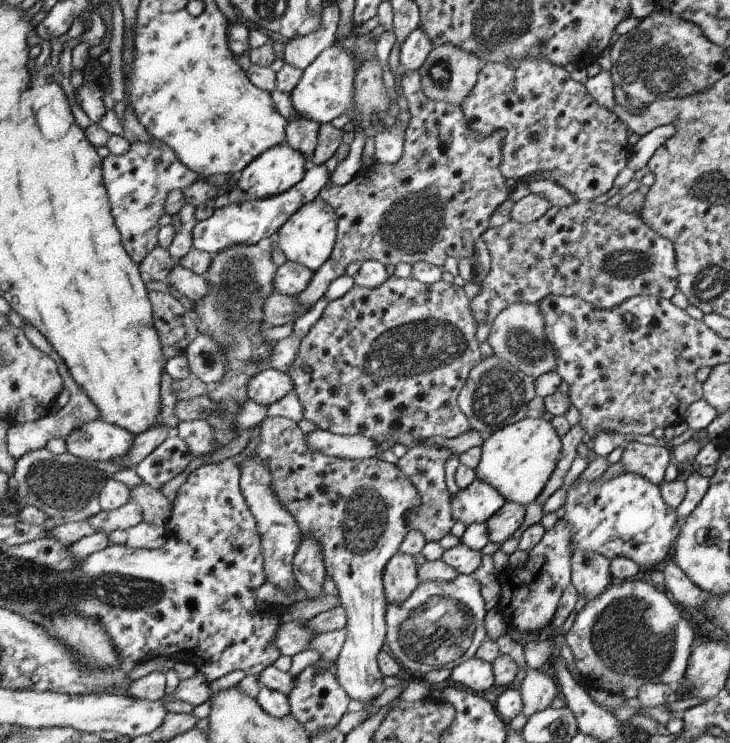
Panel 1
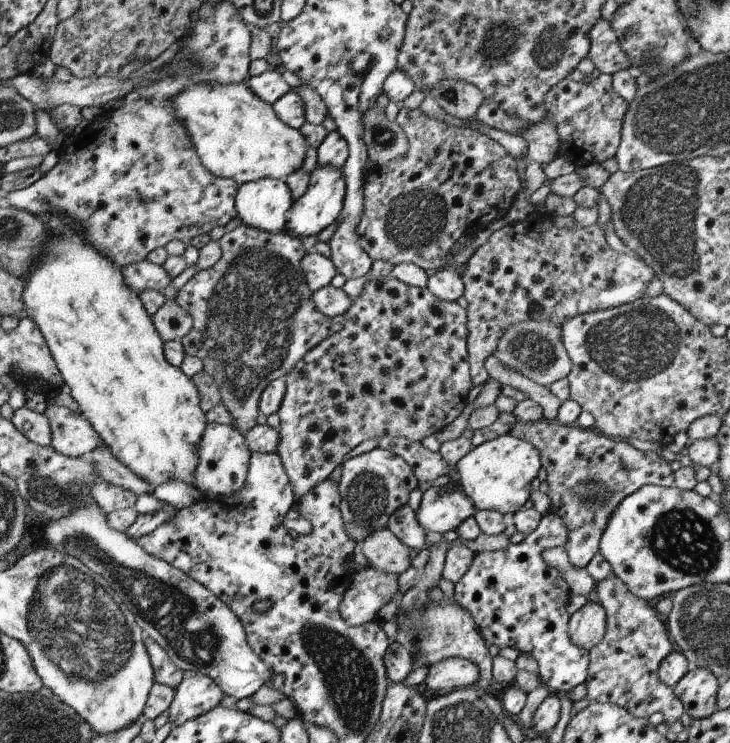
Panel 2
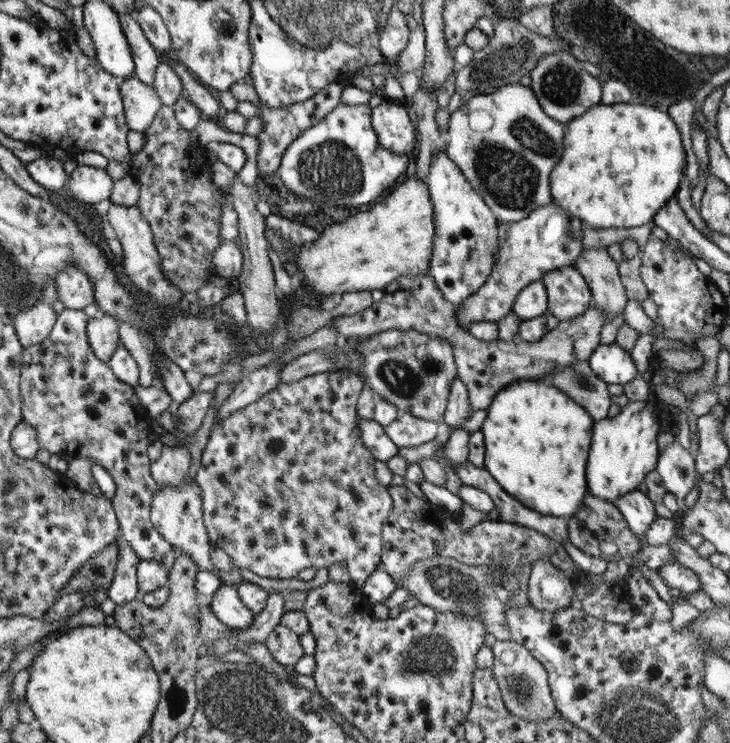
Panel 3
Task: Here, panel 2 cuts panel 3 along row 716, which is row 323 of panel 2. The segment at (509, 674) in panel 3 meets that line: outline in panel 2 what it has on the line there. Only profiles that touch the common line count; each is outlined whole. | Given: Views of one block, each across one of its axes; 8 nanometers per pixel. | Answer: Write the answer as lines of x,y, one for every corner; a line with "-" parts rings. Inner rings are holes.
532,320
512,325
500,337
493,355
506,366
520,371
530,380
545,387
566,378
572,368
572,361
561,339
561,327
548,321

